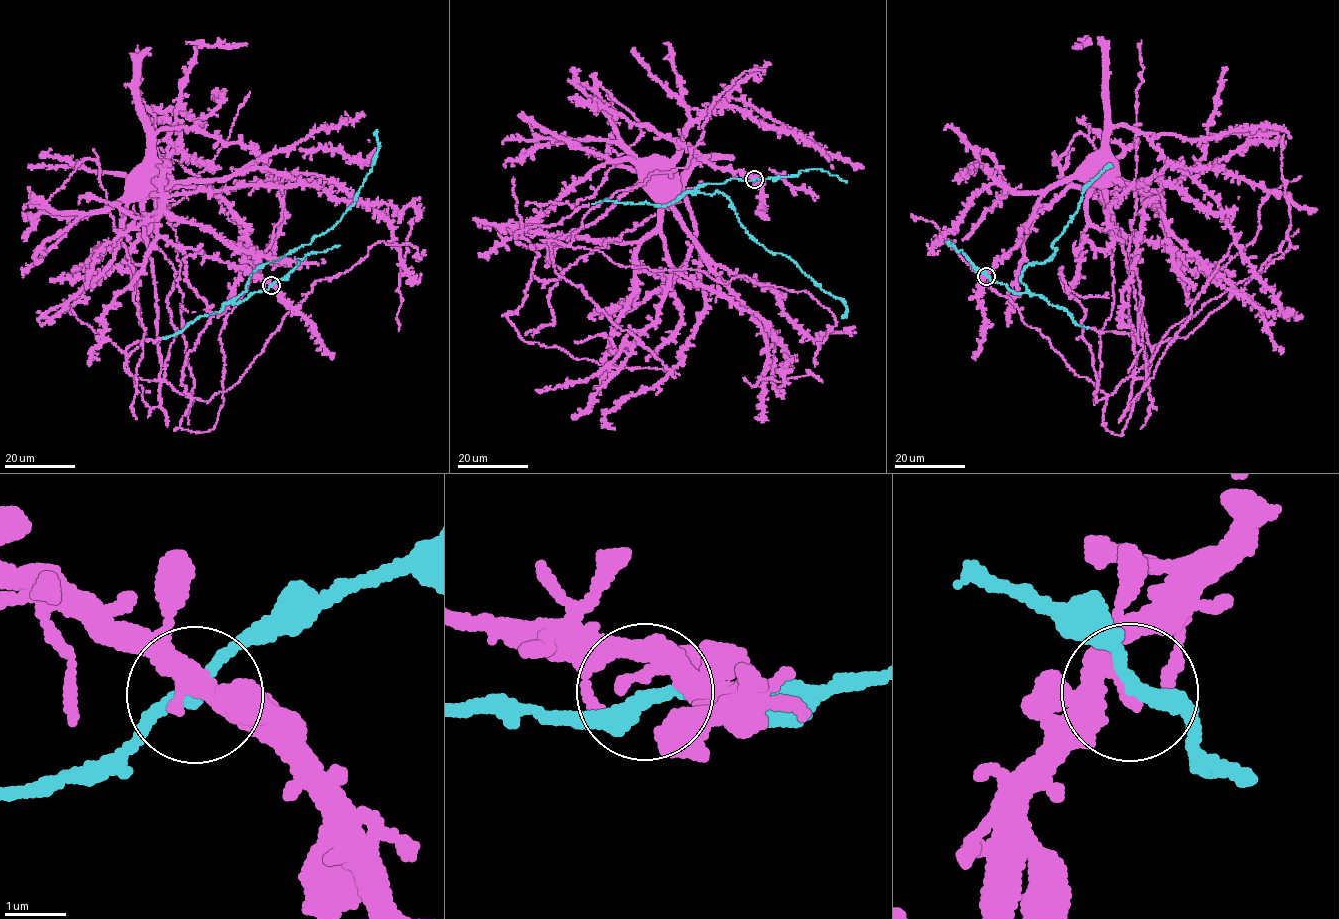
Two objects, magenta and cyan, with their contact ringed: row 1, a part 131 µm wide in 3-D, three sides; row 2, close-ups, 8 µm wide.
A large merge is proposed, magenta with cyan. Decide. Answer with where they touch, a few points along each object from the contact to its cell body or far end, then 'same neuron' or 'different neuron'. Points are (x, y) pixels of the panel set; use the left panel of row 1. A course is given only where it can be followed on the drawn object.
place (271, 285); course magenta (271, 285), (241, 268), (172, 244), (158, 233), (158, 215), (151, 193), (142, 195), (138, 187); course cyan (272, 285), (233, 303), (246, 290), (249, 275), (324, 234), (353, 203), (379, 148), (376, 129); same neuron

